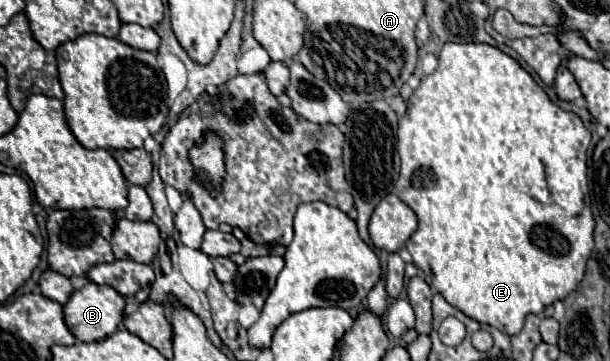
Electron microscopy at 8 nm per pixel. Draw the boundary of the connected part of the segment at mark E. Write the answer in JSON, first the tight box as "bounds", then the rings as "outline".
{"bounds":[396,42,594,336],"outline":[[[446,42],[440,52],[440,66],[434,74],[424,76],[420,86],[408,98],[408,110],[400,118],[398,126],[398,154],[402,156],[400,178],[396,182],[396,194],[418,216],[418,228],[406,242],[413,263],[426,275],[434,276],[432,286],[448,300],[462,302],[462,312],[470,318],[478,316],[480,324],[490,324],[500,332],[514,336],[522,330],[528,314],[540,314],[544,306],[564,300],[580,284],[586,268],[586,260],[594,248],[590,246],[590,232],[594,232],[594,218],[589,205],[589,178],[587,155],[591,142],[590,132],[580,118],[572,112],[564,112],[546,96],[546,92],[532,80],[532,76],[508,54],[488,44],[452,44]]]}

